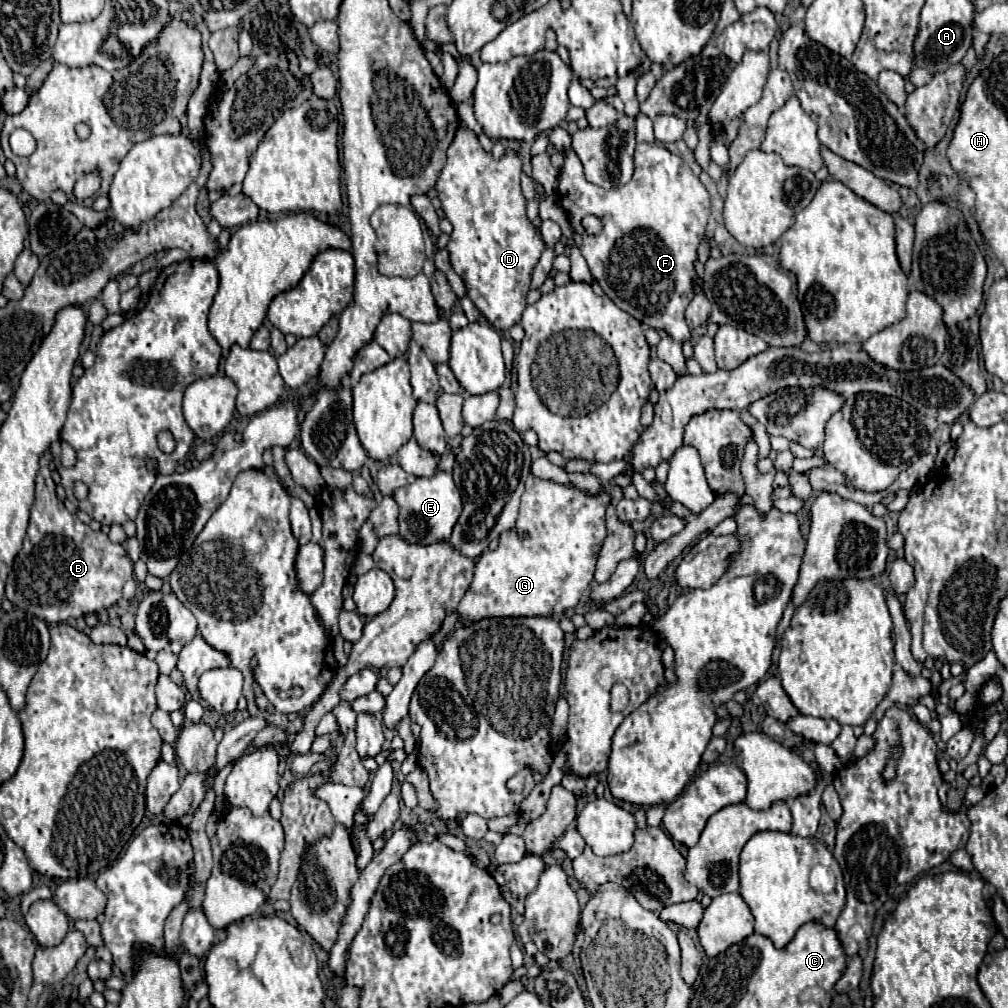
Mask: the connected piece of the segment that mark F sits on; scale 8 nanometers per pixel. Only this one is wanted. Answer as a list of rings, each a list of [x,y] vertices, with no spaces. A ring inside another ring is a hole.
[[[653,142],[653,144],[637,144],[633,178],[631,178],[625,186],[605,190],[605,188],[601,188],[601,186],[595,186],[595,184],[587,182],[587,180],[585,180],[585,174],[583,174],[583,166],[581,166],[577,154],[575,154],[573,150],[565,150],[565,164],[563,164],[561,176],[559,176],[559,204],[561,204],[561,208],[567,212],[567,216],[571,218],[571,224],[573,224],[573,226],[577,228],[577,232],[581,234],[581,238],[583,238],[581,254],[583,254],[583,258],[587,260],[593,278],[599,282],[599,286],[605,290],[605,294],[607,294],[621,310],[625,310],[627,314],[631,314],[631,316],[637,318],[639,322],[643,322],[643,324],[647,324],[647,326],[651,326],[651,328],[663,328],[673,340],[677,340],[677,342],[681,342],[681,344],[687,342],[687,340],[691,338],[691,328],[687,326],[683,314],[685,314],[687,304],[689,304],[691,298],[693,298],[693,276],[695,276],[695,266],[693,266],[693,262],[697,260],[697,246],[699,246],[699,242],[705,238],[705,226],[707,226],[707,220],[709,220],[709,214],[711,214],[711,210],[709,210],[709,192],[707,192],[705,186],[699,182],[699,178],[689,170],[689,166],[687,166],[679,156],[671,154],[667,148],[663,148],[663,146],[657,144],[657,142]],[[589,214],[593,214],[593,216],[597,216],[597,218],[601,220],[603,228],[601,228],[599,234],[587,234],[585,228],[581,226],[581,220],[583,220],[585,216],[589,216]]]

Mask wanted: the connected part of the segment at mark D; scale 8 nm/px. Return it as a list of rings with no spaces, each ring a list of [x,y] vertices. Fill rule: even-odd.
[[[459,128],[455,134],[455,140],[451,142],[447,150],[447,162],[443,170],[439,172],[435,190],[437,198],[441,200],[443,212],[453,224],[451,240],[447,244],[447,250],[451,254],[451,264],[455,272],[463,278],[467,296],[477,306],[483,320],[487,320],[493,328],[499,332],[507,332],[513,324],[521,322],[521,314],[527,306],[525,296],[529,292],[531,284],[531,272],[545,250],[545,242],[539,236],[539,232],[531,226],[527,214],[525,214],[525,196],[521,194],[519,186],[521,176],[521,160],[515,152],[507,150],[501,160],[493,160],[491,154],[485,154],[481,148],[477,136],[469,128]]]

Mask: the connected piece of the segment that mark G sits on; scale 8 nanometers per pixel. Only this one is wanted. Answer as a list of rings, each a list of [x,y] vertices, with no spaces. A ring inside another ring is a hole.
[[[529,476],[525,482],[525,494],[521,498],[517,526],[503,532],[497,550],[485,550],[475,562],[473,582],[459,602],[459,614],[463,622],[481,618],[505,618],[505,616],[551,616],[575,608],[581,596],[589,590],[595,574],[597,554],[607,536],[605,508],[611,496],[601,490],[599,494],[587,494],[569,484],[557,484],[553,480],[541,480]],[[519,530],[527,530],[529,538],[521,540]]]

